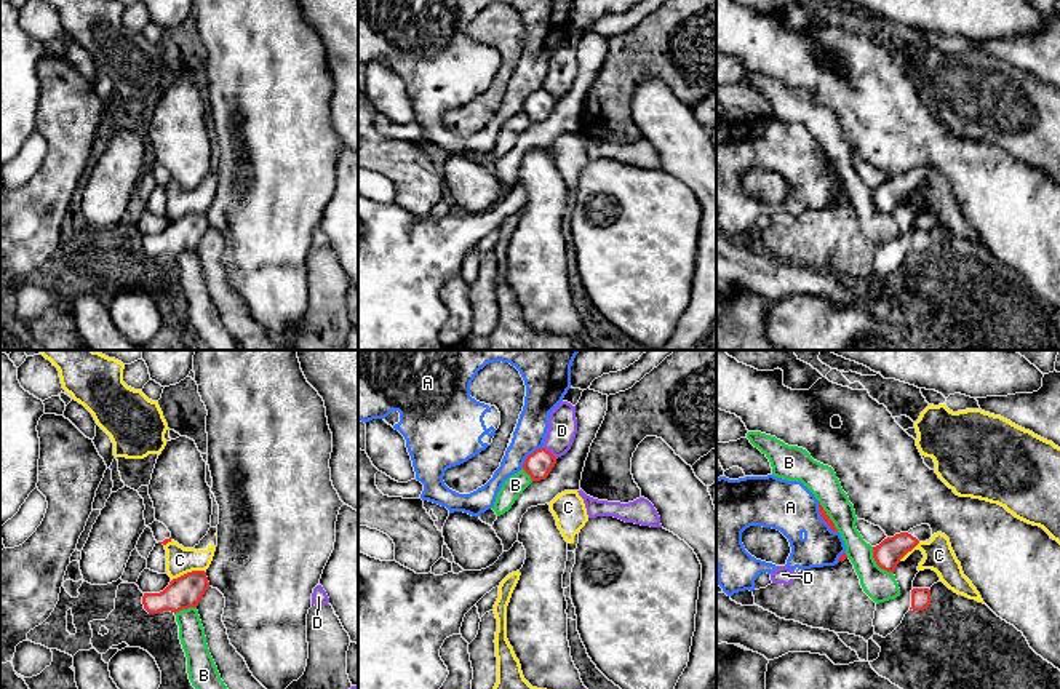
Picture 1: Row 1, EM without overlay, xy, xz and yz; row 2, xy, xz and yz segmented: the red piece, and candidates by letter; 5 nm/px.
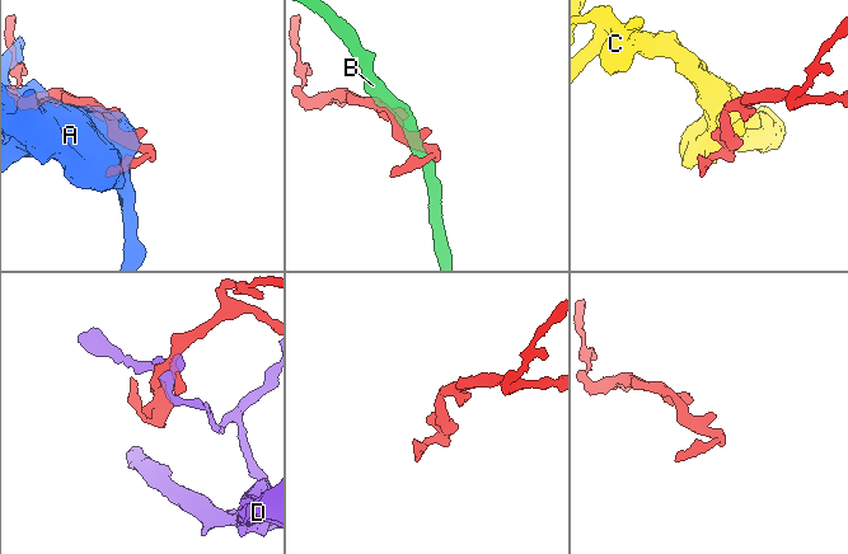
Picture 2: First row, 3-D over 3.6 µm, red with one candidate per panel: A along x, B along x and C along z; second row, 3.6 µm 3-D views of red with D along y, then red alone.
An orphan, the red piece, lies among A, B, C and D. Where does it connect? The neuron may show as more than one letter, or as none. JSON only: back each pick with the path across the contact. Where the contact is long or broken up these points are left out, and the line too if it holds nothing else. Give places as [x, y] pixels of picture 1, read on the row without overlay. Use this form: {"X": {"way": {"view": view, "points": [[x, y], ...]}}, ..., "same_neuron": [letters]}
{"same_neuron": []}

